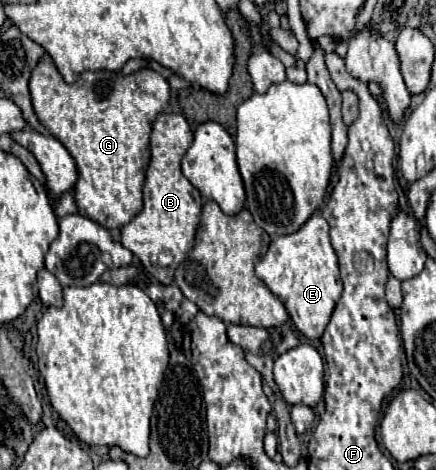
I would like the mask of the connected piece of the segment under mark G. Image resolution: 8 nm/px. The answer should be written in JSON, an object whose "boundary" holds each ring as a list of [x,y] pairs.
{"boundary":[[[45,55],[31,73],[29,91],[39,121],[75,159],[79,177],[73,193],[79,213],[105,225],[105,229],[127,225],[143,209],[141,187],[151,157],[151,125],[169,103],[169,83],[165,77],[151,69],[135,75],[85,71],[79,83],[67,85],[53,61]]]}

